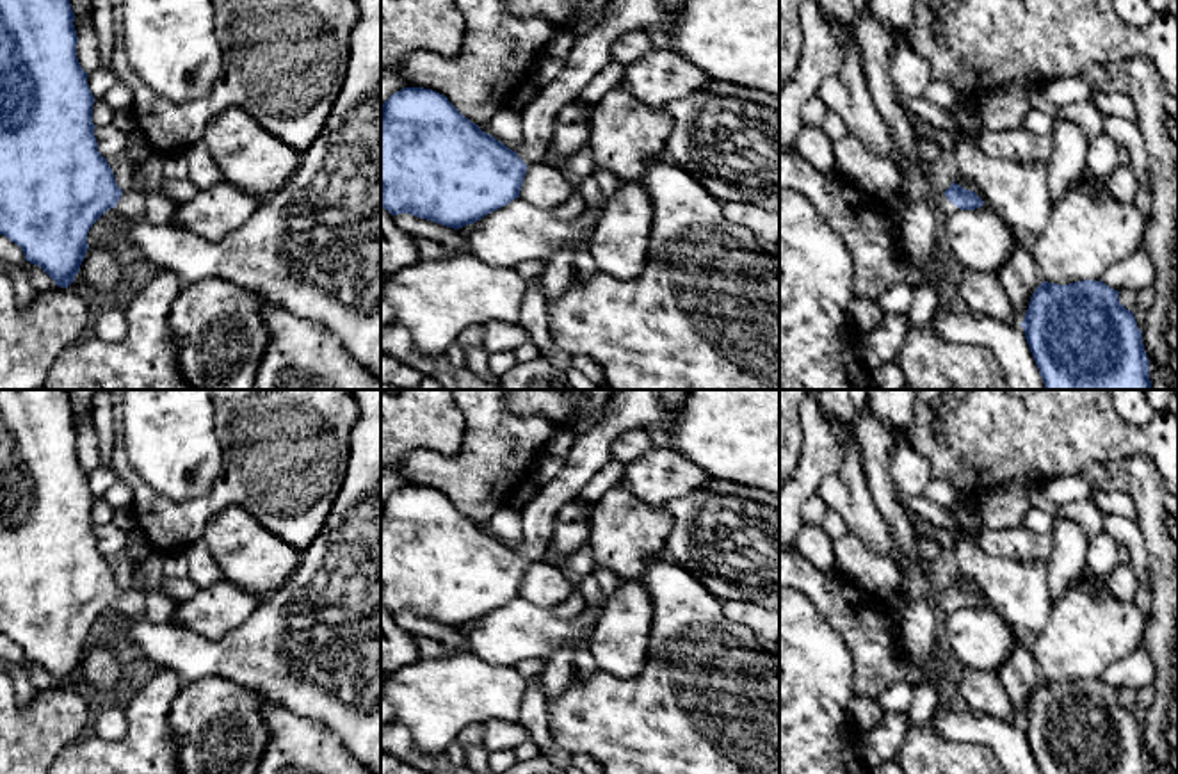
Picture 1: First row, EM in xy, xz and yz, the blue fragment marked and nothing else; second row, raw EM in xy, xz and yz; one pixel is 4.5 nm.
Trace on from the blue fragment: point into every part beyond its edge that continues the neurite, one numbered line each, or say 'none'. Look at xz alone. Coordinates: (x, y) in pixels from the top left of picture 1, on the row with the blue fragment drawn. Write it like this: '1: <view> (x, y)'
1: xz (589, 54)

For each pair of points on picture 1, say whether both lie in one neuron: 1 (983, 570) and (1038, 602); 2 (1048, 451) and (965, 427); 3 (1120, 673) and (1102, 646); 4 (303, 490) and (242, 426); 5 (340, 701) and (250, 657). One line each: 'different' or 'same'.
1: same
2: same
3: different
4: same
5: same

